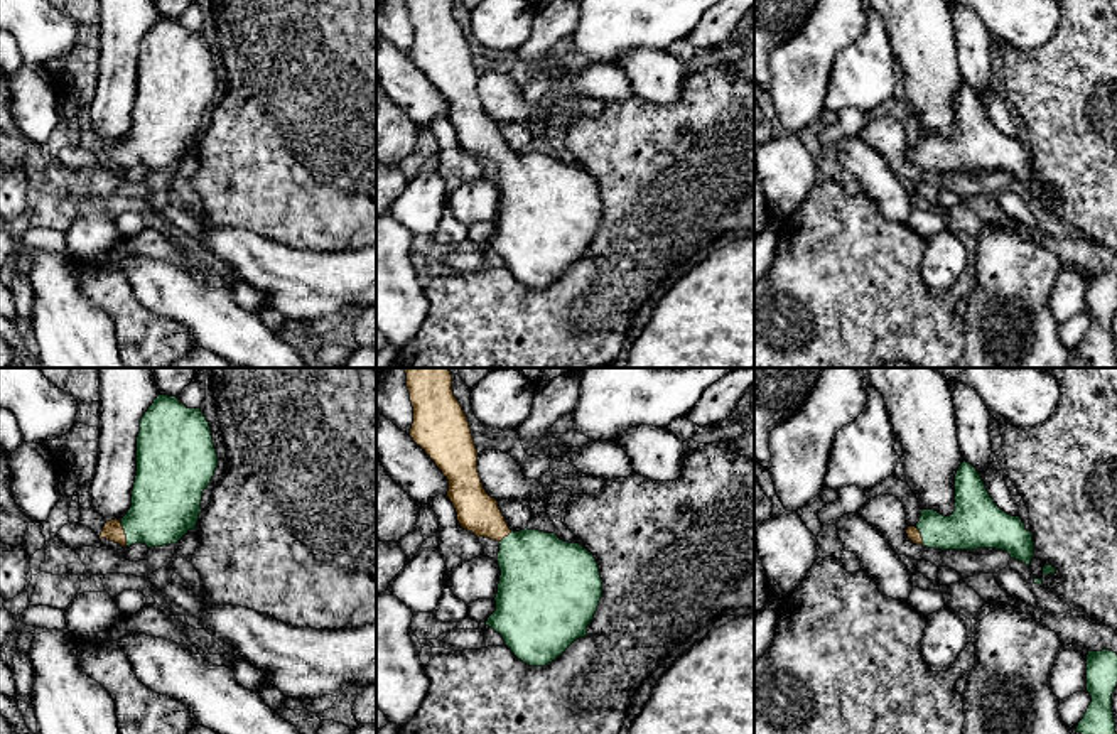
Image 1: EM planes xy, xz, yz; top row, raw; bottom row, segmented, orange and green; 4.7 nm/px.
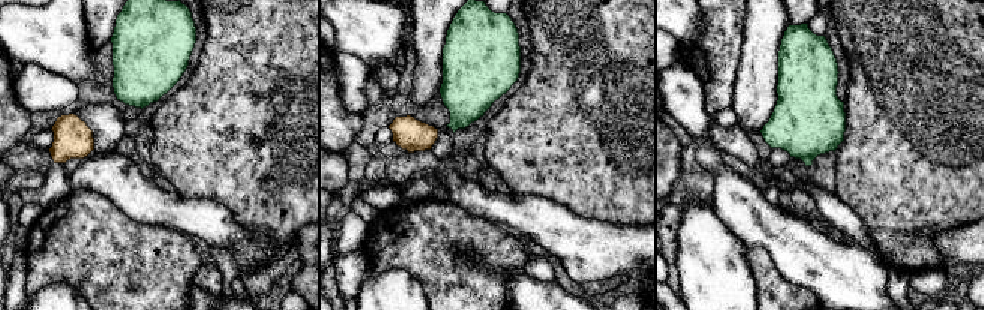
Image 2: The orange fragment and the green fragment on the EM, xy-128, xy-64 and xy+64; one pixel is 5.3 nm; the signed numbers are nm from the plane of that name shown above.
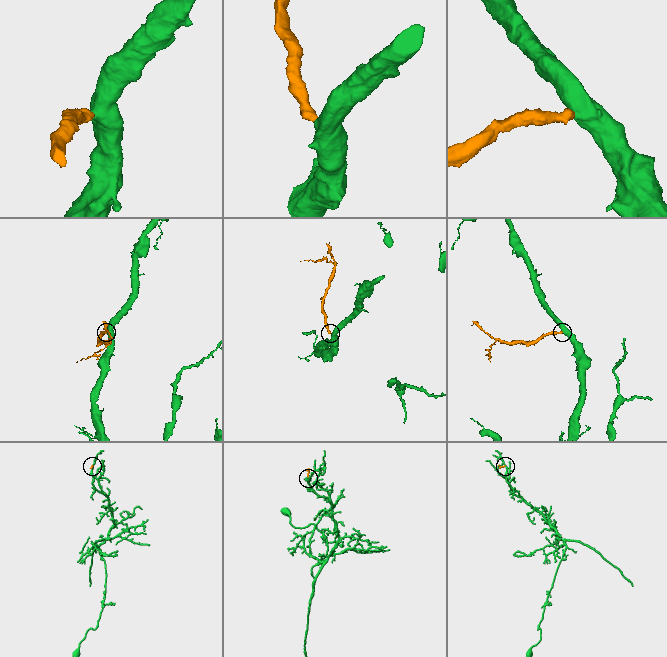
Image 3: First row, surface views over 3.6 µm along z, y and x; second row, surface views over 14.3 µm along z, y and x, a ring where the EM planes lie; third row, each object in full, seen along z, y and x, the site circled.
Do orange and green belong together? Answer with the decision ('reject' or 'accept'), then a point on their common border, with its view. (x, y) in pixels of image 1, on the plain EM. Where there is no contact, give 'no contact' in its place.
accept; contact xy (124, 156)

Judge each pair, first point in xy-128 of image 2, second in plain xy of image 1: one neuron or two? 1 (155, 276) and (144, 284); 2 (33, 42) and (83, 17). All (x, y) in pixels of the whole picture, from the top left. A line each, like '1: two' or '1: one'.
1: two
2: two

